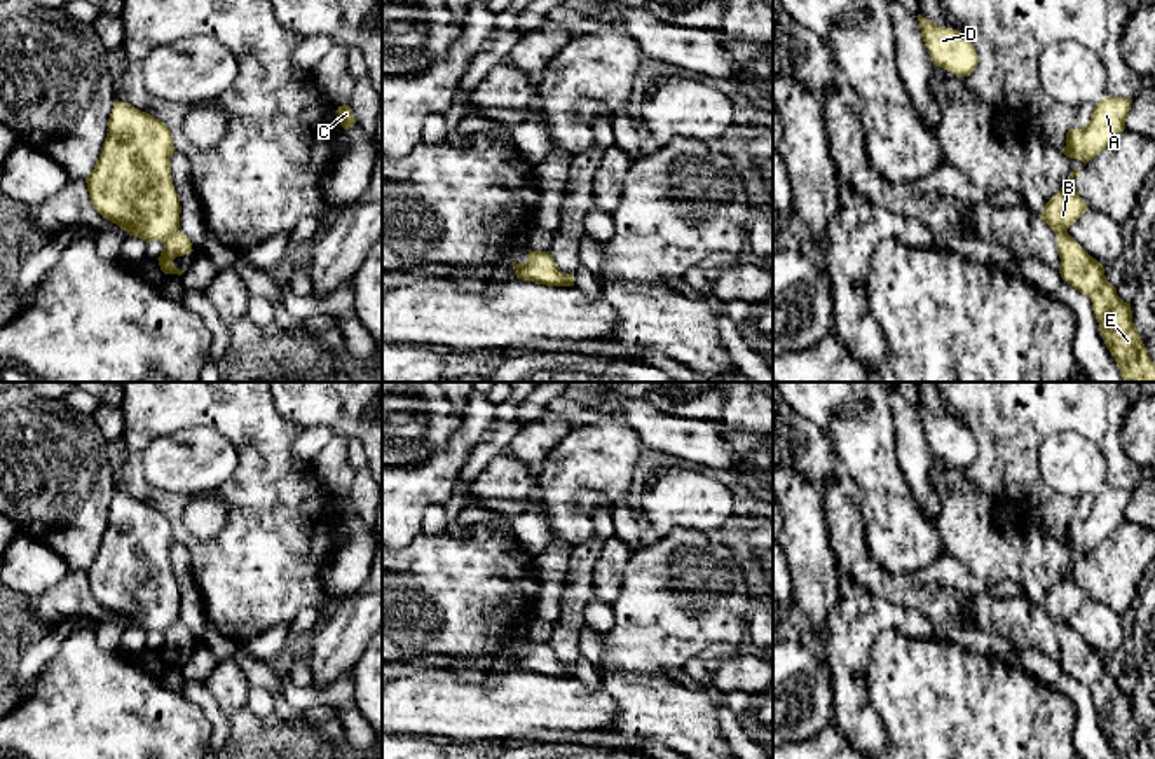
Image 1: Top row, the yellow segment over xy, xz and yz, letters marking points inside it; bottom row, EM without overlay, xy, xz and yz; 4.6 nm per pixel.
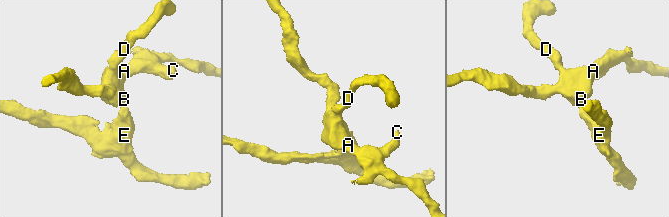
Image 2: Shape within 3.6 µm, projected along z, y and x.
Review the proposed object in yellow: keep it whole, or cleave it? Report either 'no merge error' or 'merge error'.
merge error

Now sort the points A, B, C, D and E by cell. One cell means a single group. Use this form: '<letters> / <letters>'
A B C D / E

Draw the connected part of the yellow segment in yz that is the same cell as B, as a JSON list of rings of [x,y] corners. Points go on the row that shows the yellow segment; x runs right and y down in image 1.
[[[1075,169],[1061,190],[1045,204],[1038,215],[1054,232],[1068,232],[1070,225],[1076,222],[1087,209],[1087,202],[1078,195],[1075,187]]]

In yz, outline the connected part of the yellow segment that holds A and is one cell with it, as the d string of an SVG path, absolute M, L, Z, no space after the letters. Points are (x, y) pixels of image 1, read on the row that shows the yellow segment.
M1104 96L1082 129L1066 133L1066 147L1061 152L1085 166L1125 129L1131 103L1132 99Z

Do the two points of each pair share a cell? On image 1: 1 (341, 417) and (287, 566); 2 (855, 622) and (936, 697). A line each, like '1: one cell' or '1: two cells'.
1: two cells
2: two cells

